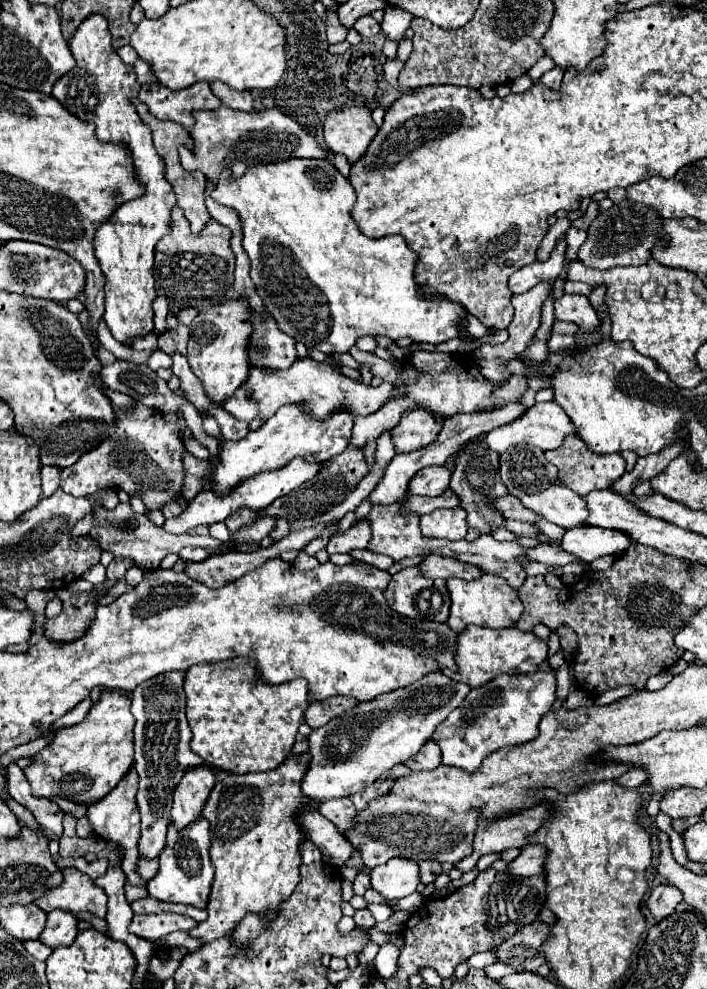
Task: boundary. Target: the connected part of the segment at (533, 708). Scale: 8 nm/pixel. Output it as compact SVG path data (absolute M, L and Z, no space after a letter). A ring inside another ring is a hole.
M554 673L528 675L498 675L486 685L474 687L460 707L456 707L432 735L442 751L442 765L476 771L482 761L496 749L506 745L520 745L538 735L540 719L552 709L556 699Z

